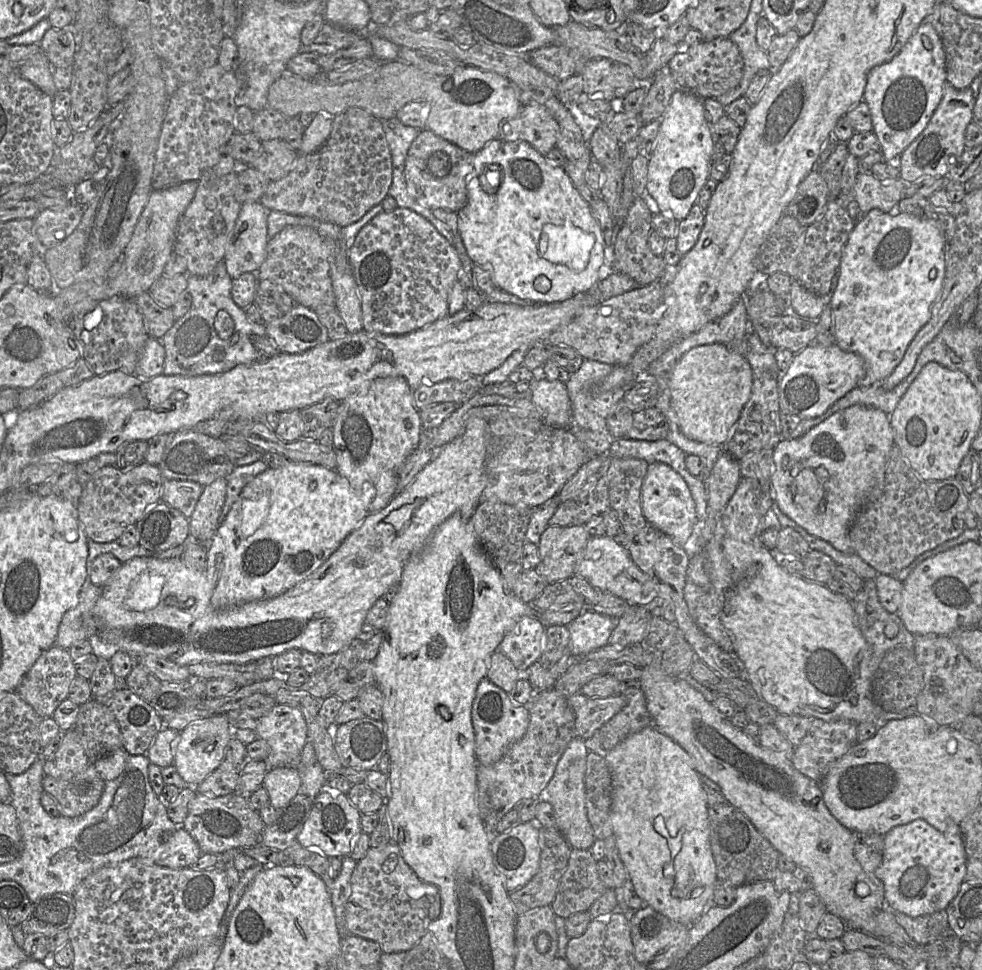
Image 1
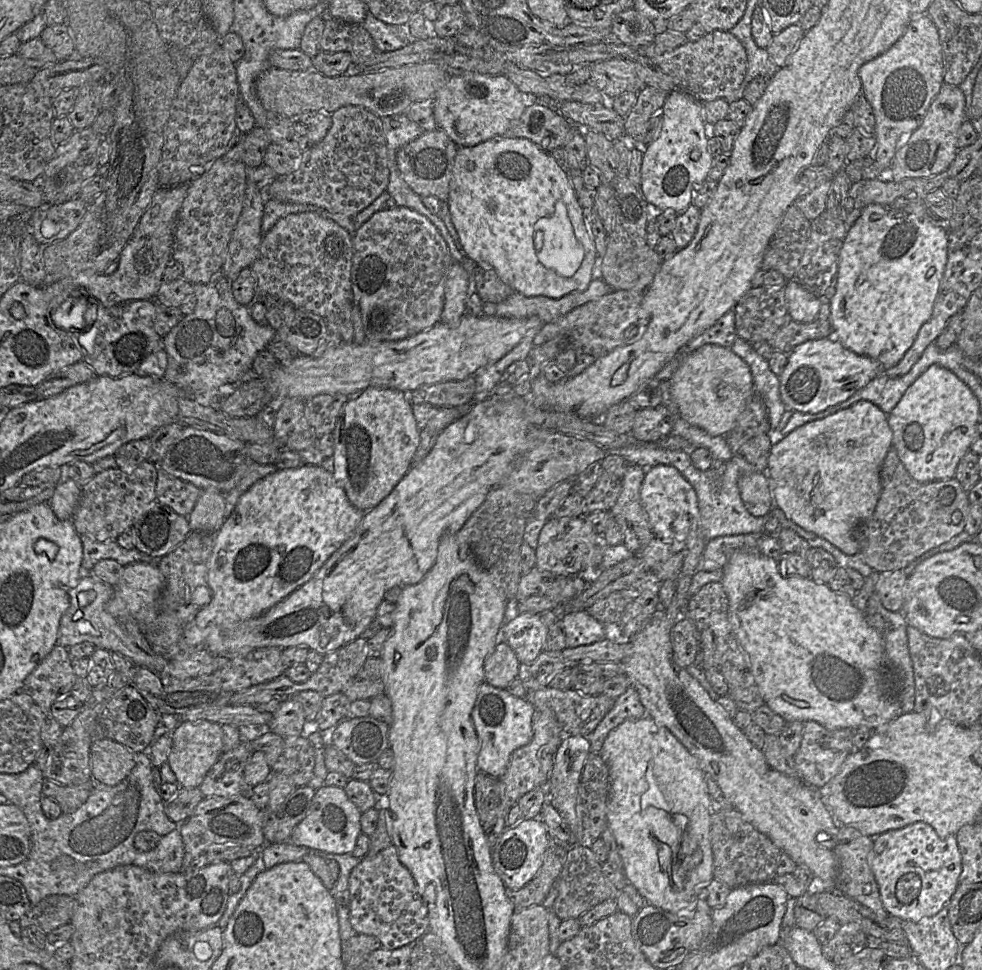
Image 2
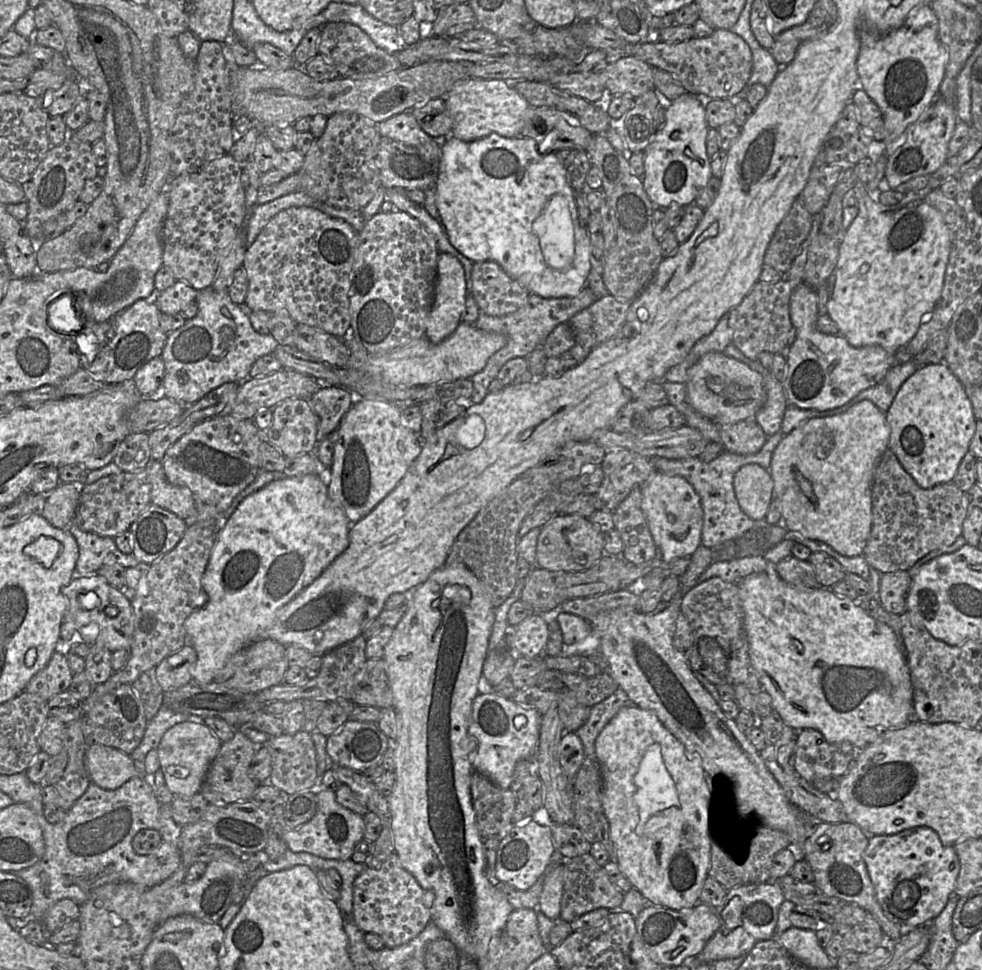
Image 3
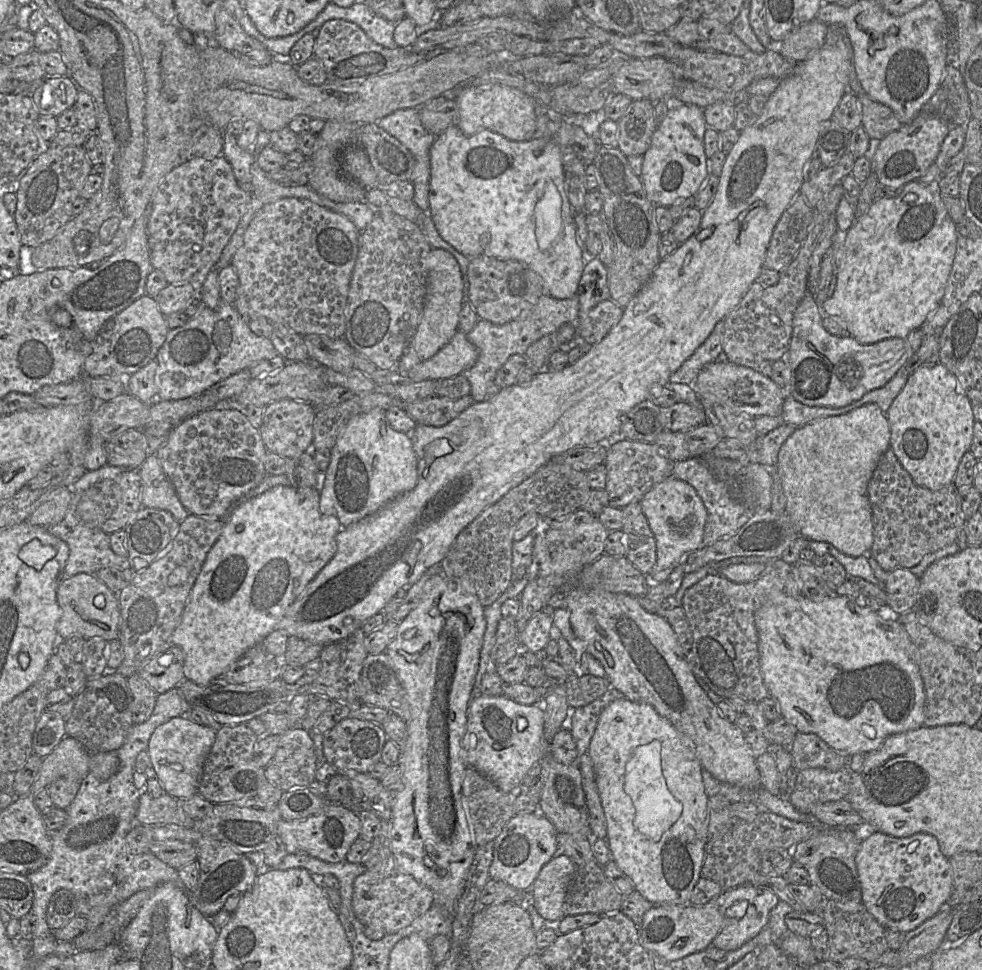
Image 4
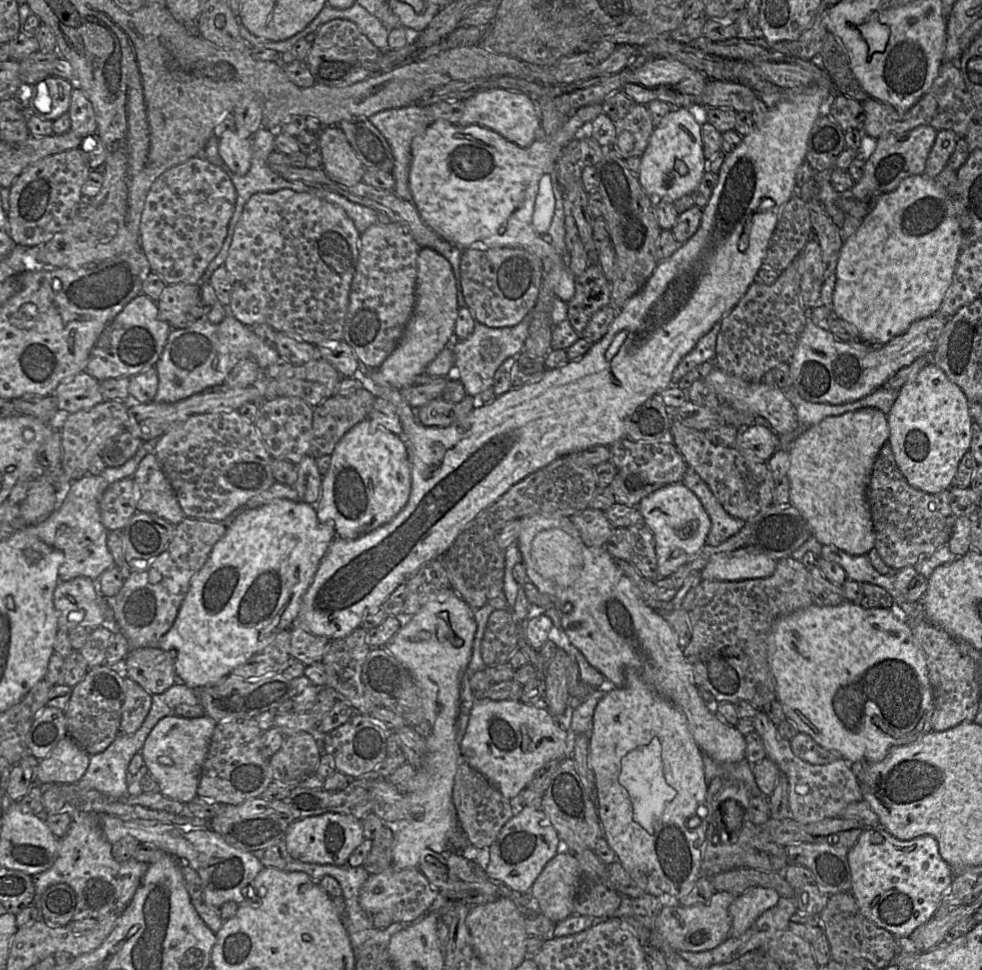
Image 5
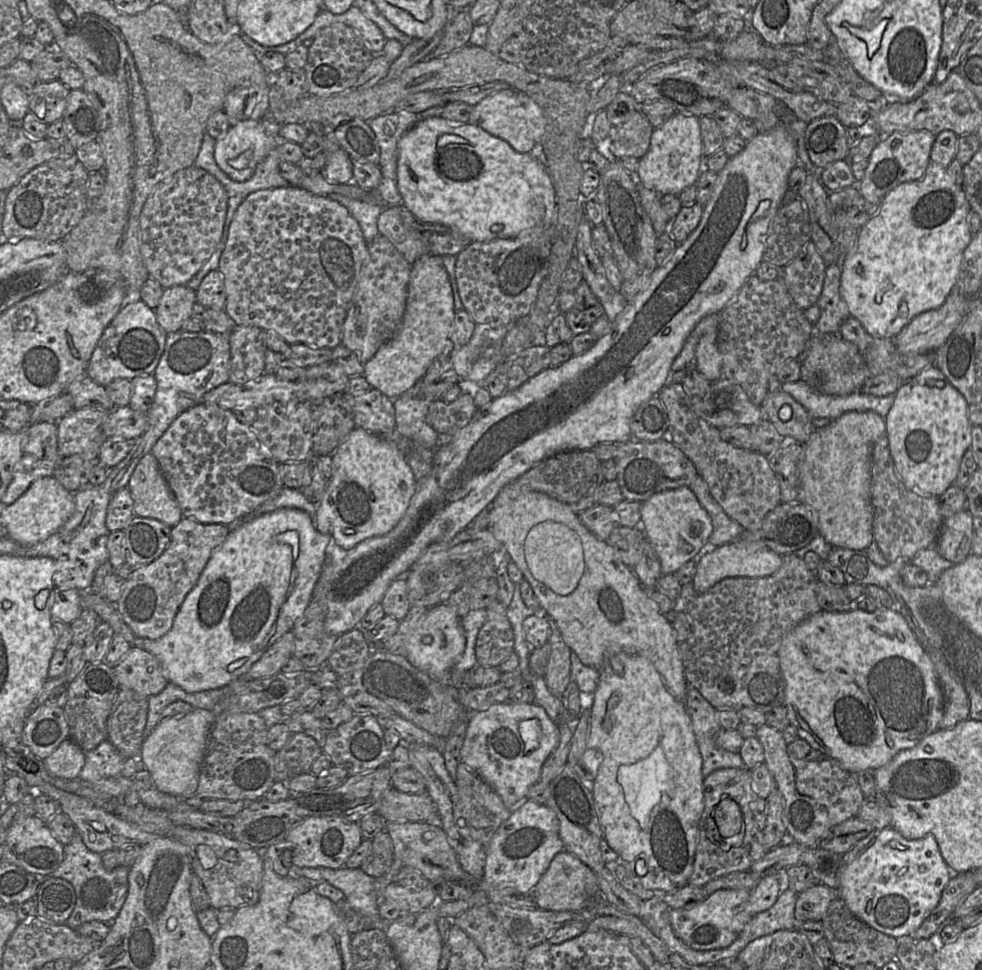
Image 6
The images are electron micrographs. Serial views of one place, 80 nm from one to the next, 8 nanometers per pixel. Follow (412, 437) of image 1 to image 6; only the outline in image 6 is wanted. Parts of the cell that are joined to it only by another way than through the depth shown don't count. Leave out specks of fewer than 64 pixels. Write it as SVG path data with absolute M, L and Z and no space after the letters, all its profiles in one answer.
M354 427L331 457L332 476L317 506L314 518L316 529L322 534L331 536L337 546L344 550L354 548L367 538L381 536L391 531L405 515L417 487L404 451L388 437Z

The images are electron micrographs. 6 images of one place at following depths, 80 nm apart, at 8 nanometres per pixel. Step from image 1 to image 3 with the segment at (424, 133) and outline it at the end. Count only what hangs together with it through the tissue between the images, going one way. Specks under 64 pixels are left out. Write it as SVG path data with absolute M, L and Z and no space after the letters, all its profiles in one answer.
M381 137L376 165L379 169L381 187L426 190L435 187L442 156L443 140L432 140L423 146L412 147L388 137Z

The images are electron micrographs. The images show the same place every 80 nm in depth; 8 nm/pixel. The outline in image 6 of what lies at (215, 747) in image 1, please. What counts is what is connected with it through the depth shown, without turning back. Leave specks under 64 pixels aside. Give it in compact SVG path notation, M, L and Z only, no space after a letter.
M194 709L187 714L161 719L145 738L139 753L156 789L180 798L196 796L200 768L215 719L214 712L204 709Z

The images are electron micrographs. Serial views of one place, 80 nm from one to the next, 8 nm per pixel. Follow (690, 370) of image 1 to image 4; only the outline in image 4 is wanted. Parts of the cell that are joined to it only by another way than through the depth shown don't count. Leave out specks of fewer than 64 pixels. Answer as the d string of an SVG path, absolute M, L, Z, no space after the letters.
M729 361L707 364L697 376L694 391L703 404L721 404L734 412L745 413L753 418L781 416L785 400L785 392L770 378Z

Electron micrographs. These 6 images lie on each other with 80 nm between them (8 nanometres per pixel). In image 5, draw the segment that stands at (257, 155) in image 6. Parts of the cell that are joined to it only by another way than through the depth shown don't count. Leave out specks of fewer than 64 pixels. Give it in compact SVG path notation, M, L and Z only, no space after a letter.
M226 131L219 139L219 154L232 172L246 175L251 166L251 139L238 136L236 131Z

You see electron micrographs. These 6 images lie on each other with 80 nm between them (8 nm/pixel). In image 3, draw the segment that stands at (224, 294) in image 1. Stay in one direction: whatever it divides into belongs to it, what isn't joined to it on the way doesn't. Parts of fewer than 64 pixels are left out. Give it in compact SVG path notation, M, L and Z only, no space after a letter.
M207 287L198 291L198 313L179 329L167 335L165 346L160 355L165 364L165 375L161 387L161 395L182 405L195 403L210 391L228 383L241 383L249 377L254 362L268 354L272 354L278 343L271 334L256 332L250 322L250 310L243 304L235 304L227 291L215 291Z

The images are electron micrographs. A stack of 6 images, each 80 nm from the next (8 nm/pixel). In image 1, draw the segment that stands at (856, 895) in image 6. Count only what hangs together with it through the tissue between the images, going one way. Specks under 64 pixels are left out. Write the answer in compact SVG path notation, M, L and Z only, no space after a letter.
M916 819L908 824L896 826L884 835L883 859L876 870L876 876L883 883L888 909L918 917L945 910L965 881L966 870L966 852L960 824L950 823L947 829L941 832L924 819Z

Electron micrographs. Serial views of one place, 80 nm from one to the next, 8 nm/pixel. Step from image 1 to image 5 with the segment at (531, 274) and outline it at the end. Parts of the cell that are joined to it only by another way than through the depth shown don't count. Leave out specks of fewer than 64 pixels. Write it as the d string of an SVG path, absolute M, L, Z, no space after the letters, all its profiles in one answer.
M602 104L583 106L574 115L570 115L565 124L553 135L545 136L541 127L536 134L536 140L528 147L522 148L506 140L500 134L479 125L460 126L439 119L432 122L426 131L413 139L411 144L411 165L409 172L409 189L412 202L416 206L422 220L435 231L443 240L456 245L462 250L480 244L486 248L521 248L537 256L543 263L545 273L549 274L549 282L557 298L568 303L575 294L575 276L569 269L569 253L565 244L565 213L561 188L556 176L556 163L562 156L562 151L569 141L575 138L576 131L587 121L594 119L602 112Z

